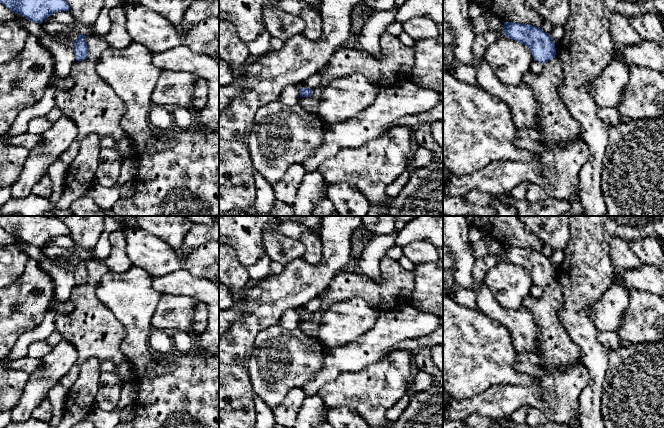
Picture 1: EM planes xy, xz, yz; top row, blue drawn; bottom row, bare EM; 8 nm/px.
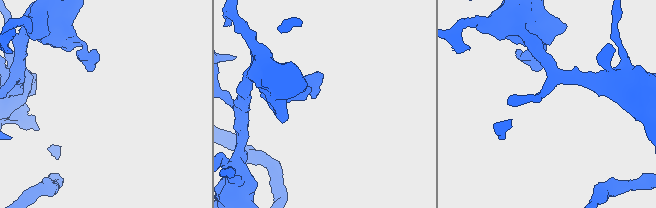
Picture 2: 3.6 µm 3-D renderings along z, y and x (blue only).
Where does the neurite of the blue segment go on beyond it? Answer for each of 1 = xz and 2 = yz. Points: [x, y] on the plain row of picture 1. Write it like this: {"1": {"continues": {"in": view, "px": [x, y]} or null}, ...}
{"1": {"continues": null}, "2": {"continues": null}}

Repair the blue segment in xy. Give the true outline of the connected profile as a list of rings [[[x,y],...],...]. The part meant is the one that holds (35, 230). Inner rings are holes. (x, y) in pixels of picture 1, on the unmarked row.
[[[0,216],[0,227],[13,237],[39,248],[53,237],[70,232],[56,216]]]

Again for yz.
[[[503,247],[504,259],[526,269],[534,284],[544,288],[555,281],[555,266],[552,265],[550,258],[541,252],[521,247]]]

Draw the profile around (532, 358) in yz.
[[[529,352],[517,353],[516,354],[516,362],[520,362],[520,363],[528,362],[528,363],[535,365],[535,366],[542,364],[541,359],[538,356],[538,354],[529,353]]]

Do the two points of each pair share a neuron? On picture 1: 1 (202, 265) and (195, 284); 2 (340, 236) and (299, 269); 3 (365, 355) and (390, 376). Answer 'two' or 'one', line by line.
1: two
2: one
3: two

